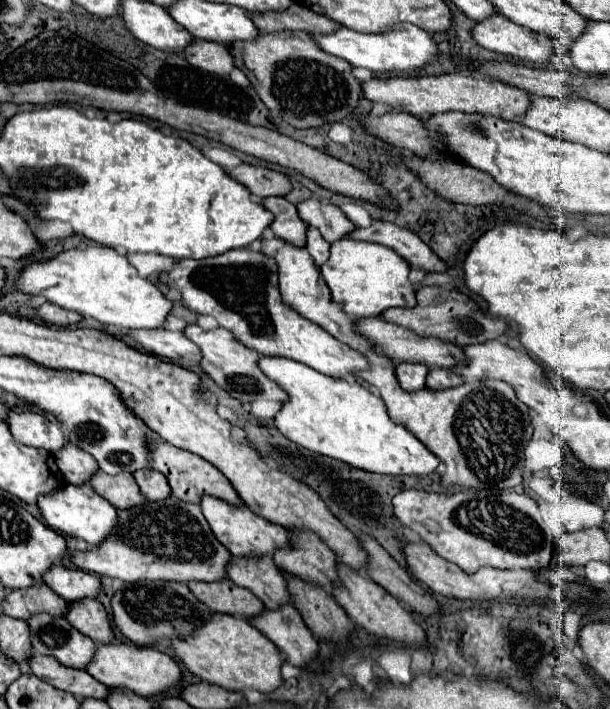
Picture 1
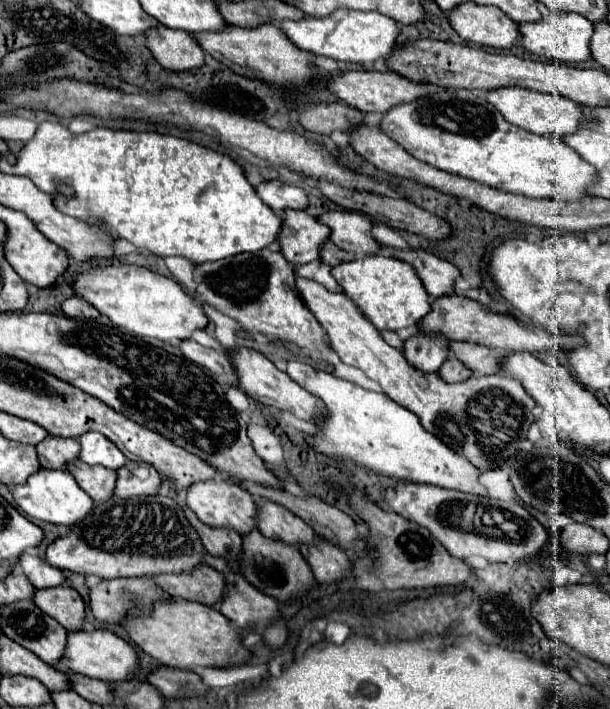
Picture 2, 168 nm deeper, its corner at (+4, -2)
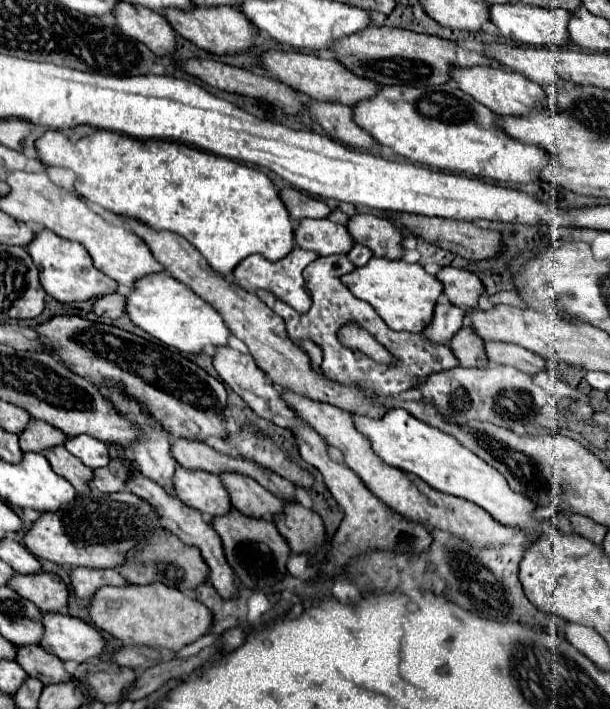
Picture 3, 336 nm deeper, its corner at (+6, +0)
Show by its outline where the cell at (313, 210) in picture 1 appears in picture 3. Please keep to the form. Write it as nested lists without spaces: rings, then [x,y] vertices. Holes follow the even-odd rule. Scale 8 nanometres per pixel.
[[[356,213],[348,219],[346,229],[354,239],[354,243],[366,245],[374,253],[374,257],[400,259],[402,235],[390,219],[372,213],[364,213],[364,215]]]

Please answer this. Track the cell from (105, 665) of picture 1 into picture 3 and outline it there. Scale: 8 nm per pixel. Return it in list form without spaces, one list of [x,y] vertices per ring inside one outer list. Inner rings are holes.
[[[46,613],[44,627],[46,633],[40,641],[42,649],[60,657],[62,661],[86,663],[98,659],[106,651],[106,639],[102,633],[78,617]]]

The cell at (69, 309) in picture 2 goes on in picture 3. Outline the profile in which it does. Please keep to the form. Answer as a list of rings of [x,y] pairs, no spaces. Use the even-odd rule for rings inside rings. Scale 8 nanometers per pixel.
[[[120,293],[100,295],[92,303],[92,311],[100,319],[118,319],[124,313],[124,299]]]

